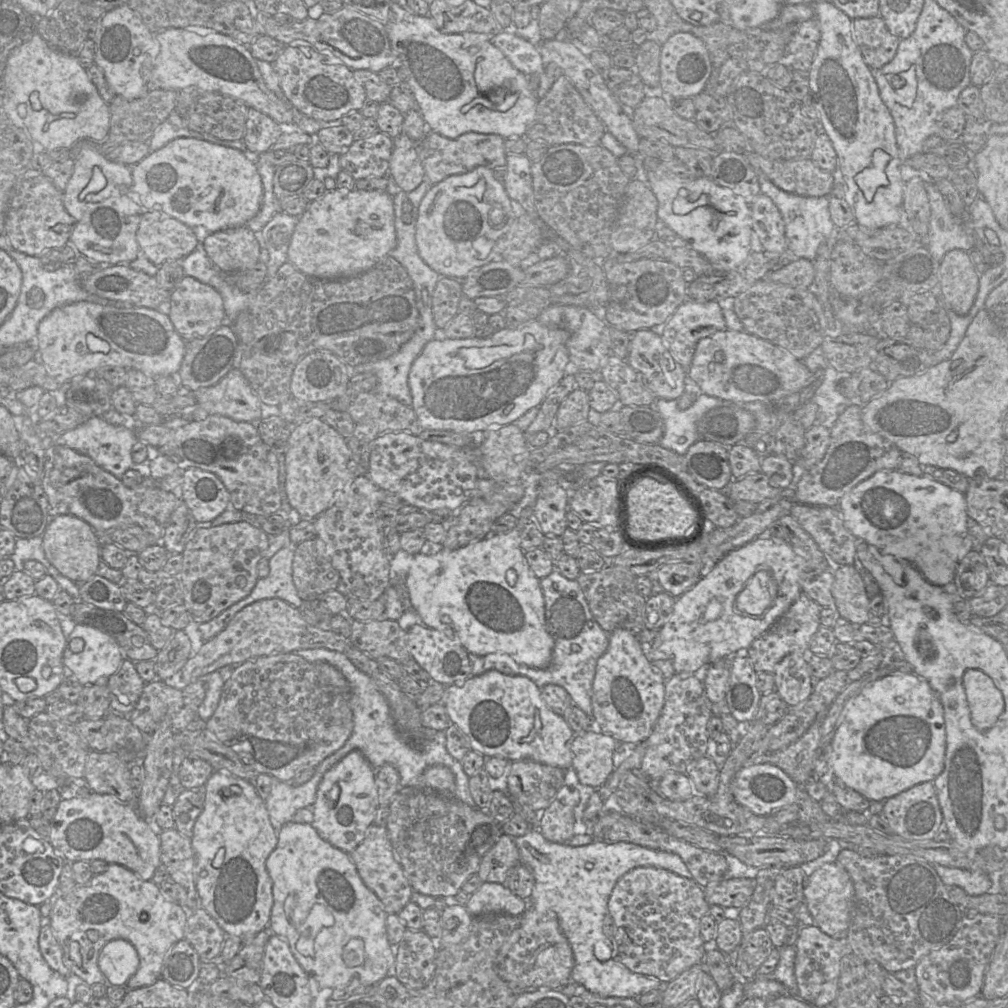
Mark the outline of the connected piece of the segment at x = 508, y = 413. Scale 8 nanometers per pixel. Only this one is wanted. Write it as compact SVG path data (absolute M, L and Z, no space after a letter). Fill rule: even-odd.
M532 320L516 328L505 327L502 330L495 331L487 338L471 337L466 339L448 339L438 335L425 345L422 352L413 362L409 372L408 384L412 395L412 407L420 425L424 430L455 431L469 434L484 432L494 427L501 427L514 423L531 408L539 407L547 393L567 374L568 368L570 367L567 349L568 339L568 331L546 326L538 320Z

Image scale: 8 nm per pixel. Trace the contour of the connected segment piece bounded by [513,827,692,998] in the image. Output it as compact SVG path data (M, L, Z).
M531 827L525 835L514 837L513 840L522 863L534 877L528 905L538 912L554 912L570 943L574 956L572 981L601 997L635 998L663 987L658 978L634 973L615 961L617 946L605 936L603 921L609 913L608 901L617 881L634 868L662 868L692 879L692 874L679 855L625 841L594 840L588 845L573 847L547 840L536 827Z

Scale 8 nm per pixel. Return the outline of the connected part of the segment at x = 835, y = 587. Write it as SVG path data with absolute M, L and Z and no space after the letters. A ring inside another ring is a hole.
M840 565L834 572L831 588L840 617L854 626L868 622L870 598L859 572L851 565Z

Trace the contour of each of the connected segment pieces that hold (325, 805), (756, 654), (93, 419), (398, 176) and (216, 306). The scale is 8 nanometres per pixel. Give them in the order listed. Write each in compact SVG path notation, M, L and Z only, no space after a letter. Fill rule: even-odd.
M353 750L324 774L313 804L314 820L311 824L322 839L350 854L363 841L368 828L373 824L378 806L376 770L359 750Z
M801 592L788 611L747 648L747 657L756 672L773 673L777 663L791 653L803 653L820 627L821 606Z
M90 416L81 426L55 438L56 445L66 446L90 457L97 465L118 479L121 479L127 470L133 468L132 448L137 441L136 428L115 426L98 416Z
M405 134L393 139L389 174L404 192L413 191L425 179L425 171L416 150L416 143Z
M184 276L170 293L168 316L177 333L187 342L213 333L226 322L223 300L211 286Z

